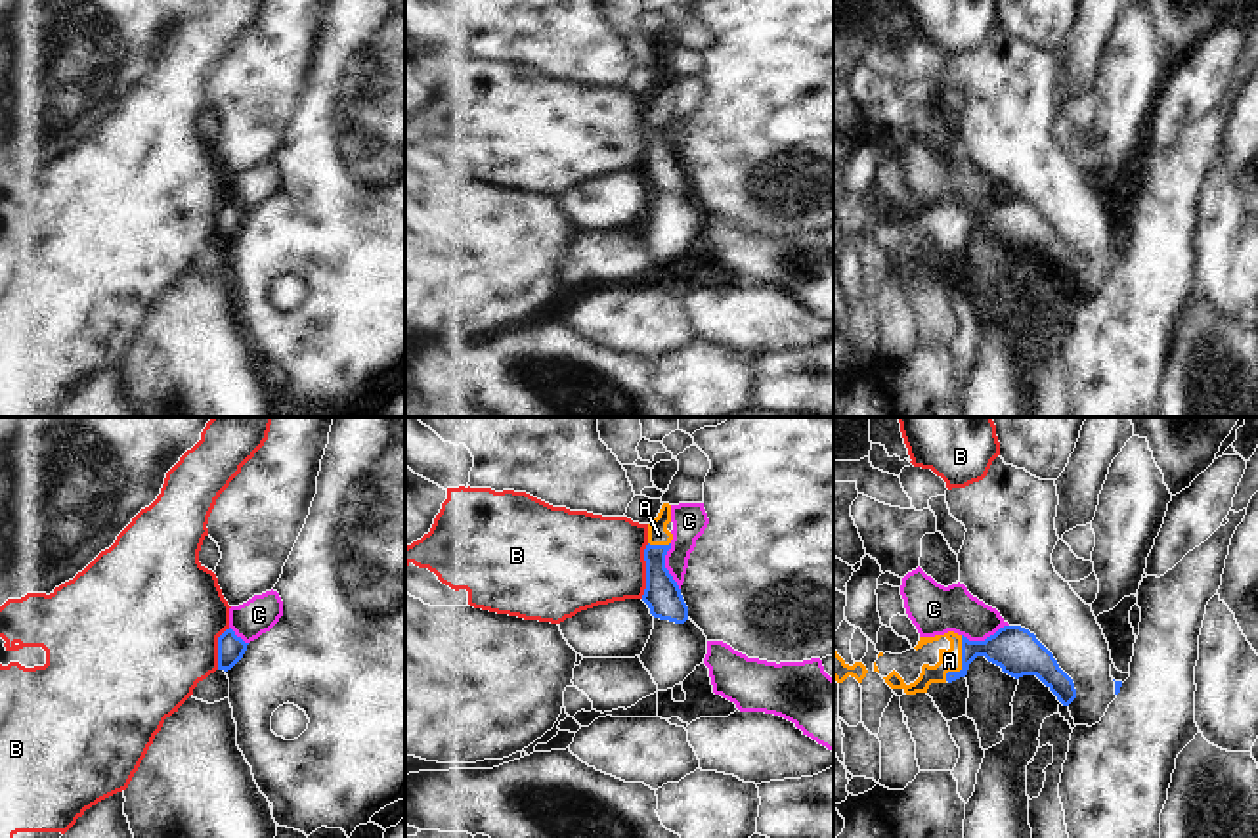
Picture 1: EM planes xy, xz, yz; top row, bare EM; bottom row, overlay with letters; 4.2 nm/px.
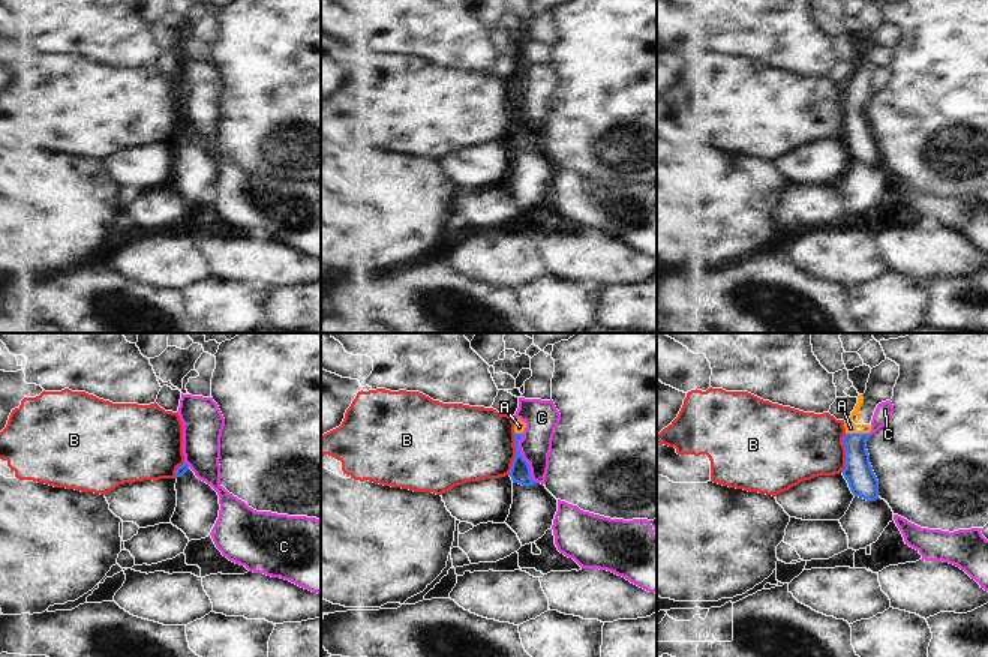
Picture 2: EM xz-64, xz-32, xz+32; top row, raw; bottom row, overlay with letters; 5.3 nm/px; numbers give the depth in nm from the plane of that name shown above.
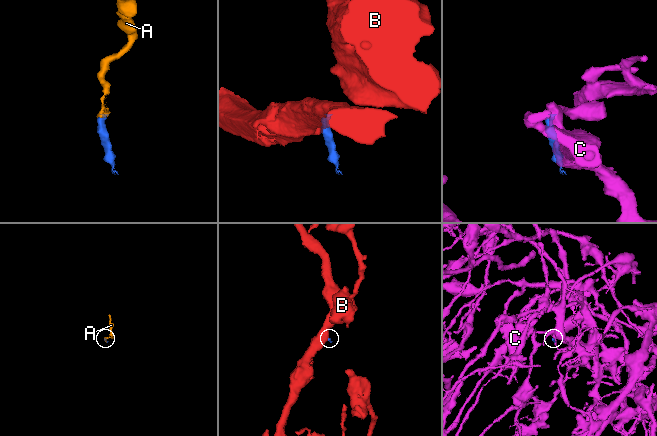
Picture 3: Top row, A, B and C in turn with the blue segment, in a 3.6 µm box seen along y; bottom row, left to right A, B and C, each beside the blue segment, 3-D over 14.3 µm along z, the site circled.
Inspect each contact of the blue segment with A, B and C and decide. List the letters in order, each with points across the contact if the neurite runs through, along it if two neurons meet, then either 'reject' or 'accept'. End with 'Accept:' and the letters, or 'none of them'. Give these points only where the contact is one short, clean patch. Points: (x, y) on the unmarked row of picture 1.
A: way yz (1018, 222), (976, 220), (962, 234), (949, 232); accept
B: border xz (649, 115), (645, 121), (645, 165), (641, 169); reject
C: border yz (1008, 196), (983, 211), (962, 207); reject
Accept: A

